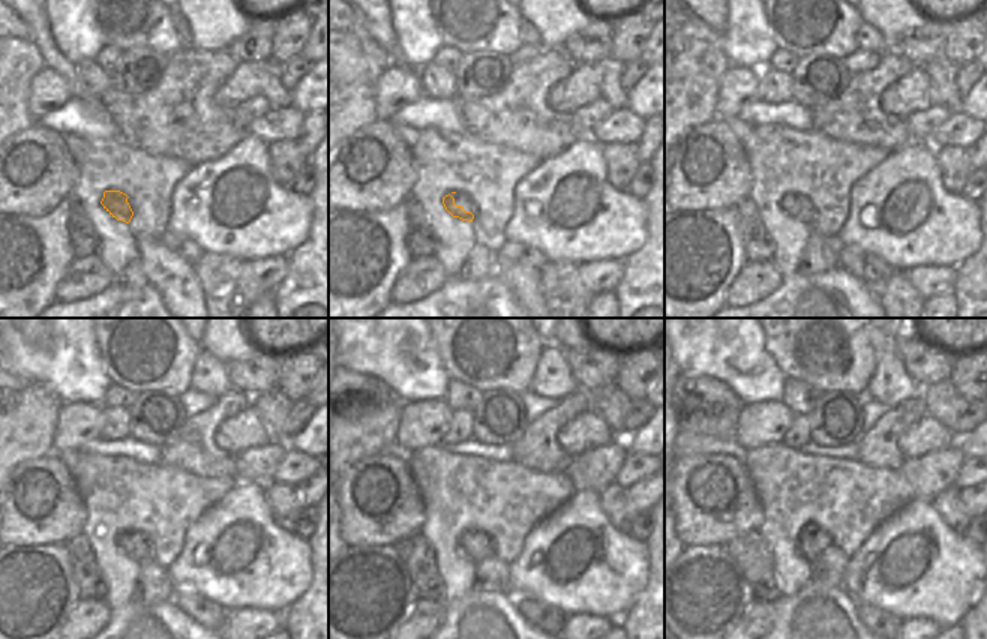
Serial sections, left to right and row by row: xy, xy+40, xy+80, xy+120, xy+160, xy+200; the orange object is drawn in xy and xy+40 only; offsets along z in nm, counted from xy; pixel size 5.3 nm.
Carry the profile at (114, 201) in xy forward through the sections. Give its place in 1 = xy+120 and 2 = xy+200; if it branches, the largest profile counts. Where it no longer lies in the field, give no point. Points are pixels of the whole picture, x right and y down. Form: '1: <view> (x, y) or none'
1: xy+120 (141, 552)
2: xy+200 (813, 540)

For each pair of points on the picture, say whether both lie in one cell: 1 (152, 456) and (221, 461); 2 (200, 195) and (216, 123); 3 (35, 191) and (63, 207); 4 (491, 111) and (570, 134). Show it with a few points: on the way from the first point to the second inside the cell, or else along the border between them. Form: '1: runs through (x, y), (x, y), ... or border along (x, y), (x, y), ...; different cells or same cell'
1: border along (158, 447), (161, 462); different cells
2: border along (237, 143), (221, 156), (194, 167); different cells
3: border along (71, 194), (47, 213), (26, 216); different cells
4: runs through (510, 119), (521, 119), (542, 132), (551, 132); same cell

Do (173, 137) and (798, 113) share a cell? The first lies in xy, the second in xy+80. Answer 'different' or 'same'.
different

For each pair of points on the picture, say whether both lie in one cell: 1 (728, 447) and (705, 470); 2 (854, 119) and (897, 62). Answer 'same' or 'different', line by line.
1: different
2: same

